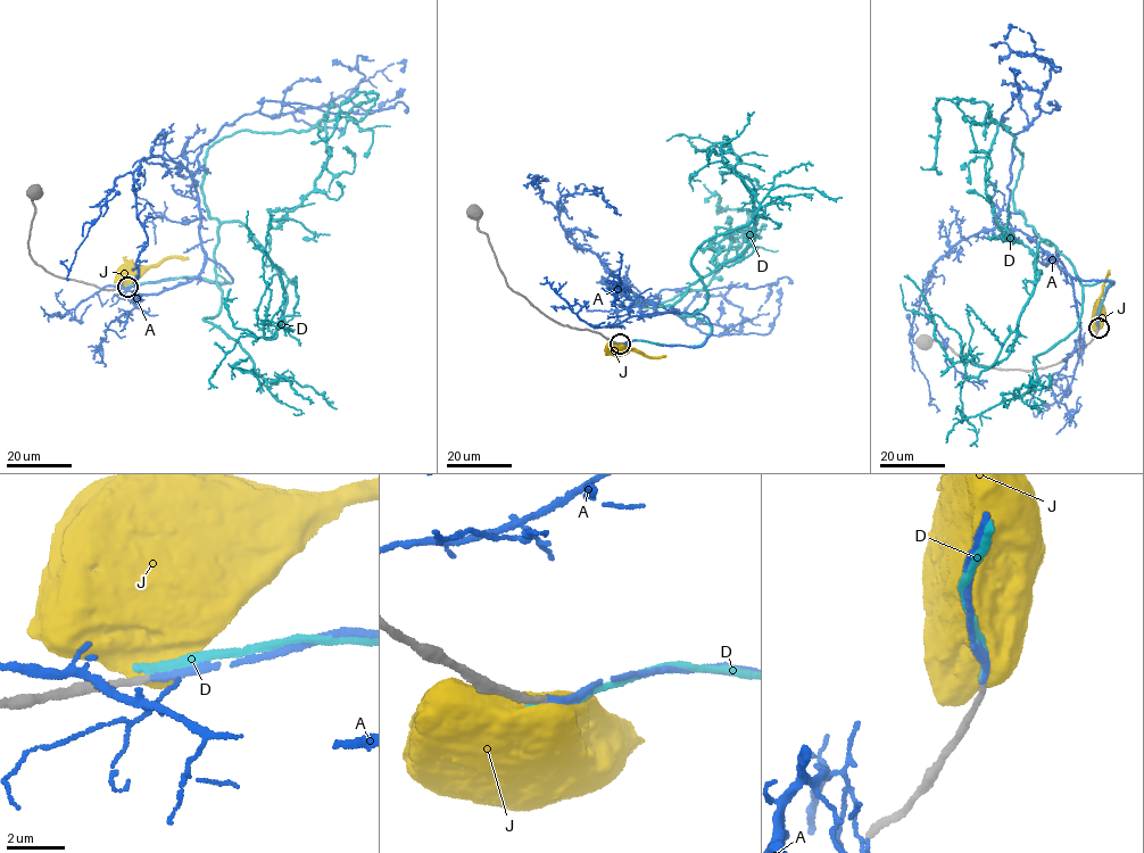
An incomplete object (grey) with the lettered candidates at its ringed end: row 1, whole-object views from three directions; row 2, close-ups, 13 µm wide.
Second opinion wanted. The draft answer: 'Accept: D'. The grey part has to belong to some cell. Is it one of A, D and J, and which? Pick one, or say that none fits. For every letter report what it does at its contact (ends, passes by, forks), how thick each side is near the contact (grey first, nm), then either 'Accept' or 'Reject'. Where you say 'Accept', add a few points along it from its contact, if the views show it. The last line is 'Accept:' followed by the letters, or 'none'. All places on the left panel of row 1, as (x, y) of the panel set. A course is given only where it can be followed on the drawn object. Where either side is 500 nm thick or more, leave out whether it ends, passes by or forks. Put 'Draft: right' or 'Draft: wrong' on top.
Draft: wrong
A: It ends there. Thickness 200 nm (grey) against 240 nm. Accept. Its course: (127, 287), (233, 281), (202, 246), (192, 177), (201, 147), (224, 125), (326, 106), (398, 61), (404, 72)
D: It ends there. Thickness 240 nm (grey) against 240 nm. Reject
J: Thickness 240 nm (grey) against 800 nm. Reject
Accept: A

